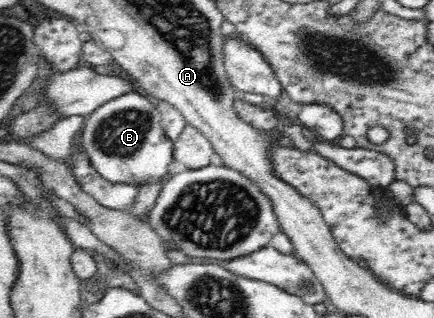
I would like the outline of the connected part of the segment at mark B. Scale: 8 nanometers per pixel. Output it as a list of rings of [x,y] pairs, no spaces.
[[[138,92],[124,93],[89,114],[82,128],[82,149],[93,169],[112,185],[156,185],[169,177],[173,141],[163,128],[158,109]]]

